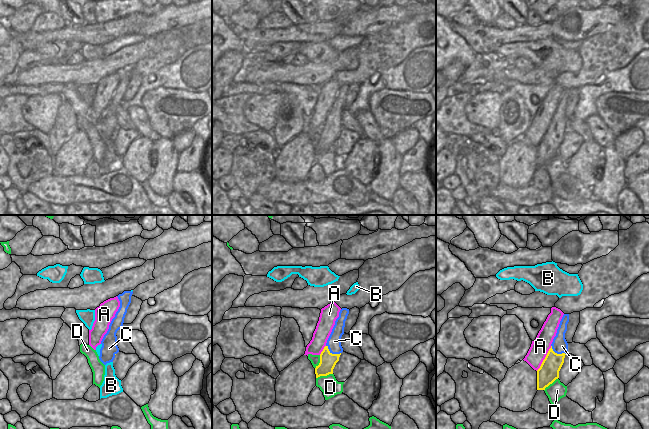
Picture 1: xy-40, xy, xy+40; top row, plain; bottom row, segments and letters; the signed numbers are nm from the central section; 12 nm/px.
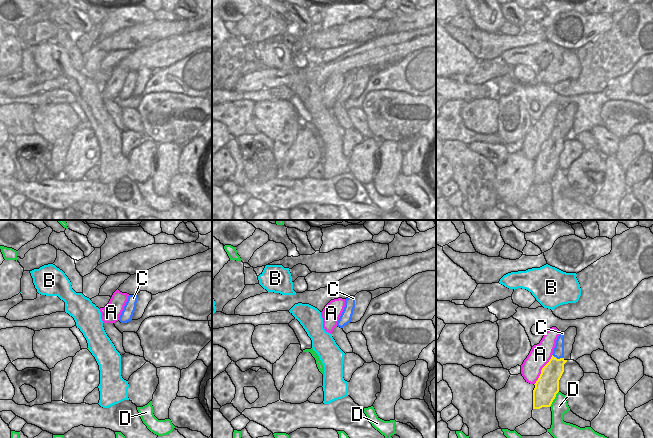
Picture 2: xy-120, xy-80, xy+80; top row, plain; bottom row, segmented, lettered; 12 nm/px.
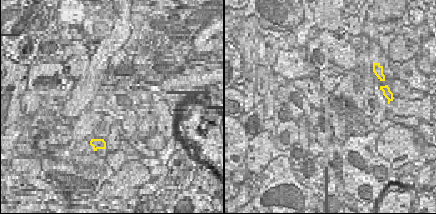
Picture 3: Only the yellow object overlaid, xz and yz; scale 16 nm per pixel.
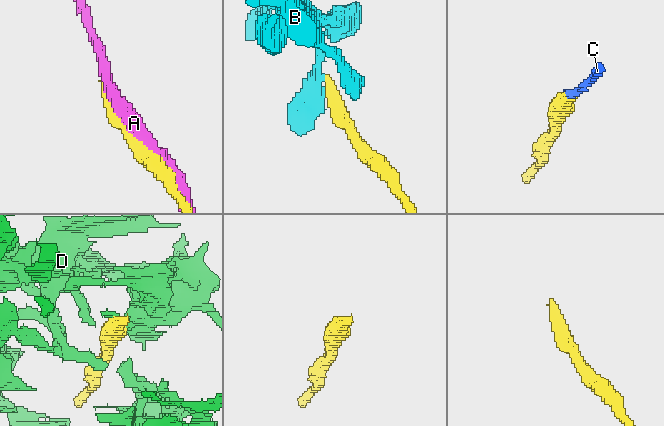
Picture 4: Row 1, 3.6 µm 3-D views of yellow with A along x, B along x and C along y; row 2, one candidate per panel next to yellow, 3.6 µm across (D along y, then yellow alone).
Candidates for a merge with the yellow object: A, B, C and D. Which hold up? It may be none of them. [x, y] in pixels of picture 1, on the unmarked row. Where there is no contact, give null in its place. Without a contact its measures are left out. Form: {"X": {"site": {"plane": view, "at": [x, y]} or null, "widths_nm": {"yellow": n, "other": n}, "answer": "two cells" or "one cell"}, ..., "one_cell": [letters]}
{"A": {"site": {"plane": "xy+40", "at": [545, 134]}, "widths_nm": {"yellow": 240, "other": 220}, "answer": "two cells"}, "B": {"site": null, "answer": "two cells"}, "C": {"site": {"plane": "xy", "at": [331, 129]}, "widths_nm": {"yellow": 190, "other": 170}, "answer": "one cell"}, "D": {"site": {"plane": "xy", "at": [324, 151]}, "widths_nm": {"yellow": 190, "other": 220}, "answer": "two cells"}, "one_cell": ["C"]}

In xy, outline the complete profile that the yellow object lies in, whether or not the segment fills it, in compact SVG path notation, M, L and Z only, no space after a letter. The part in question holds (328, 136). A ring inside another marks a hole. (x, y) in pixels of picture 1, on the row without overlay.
M342 84L340 86L339 93L335 97L335 101L327 116L326 122L320 130L320 139L315 144L316 154L333 150L333 145L343 128L341 113L344 110L345 97L348 90L349 85Z

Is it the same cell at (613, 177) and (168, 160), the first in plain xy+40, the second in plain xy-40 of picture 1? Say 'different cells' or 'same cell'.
same cell

